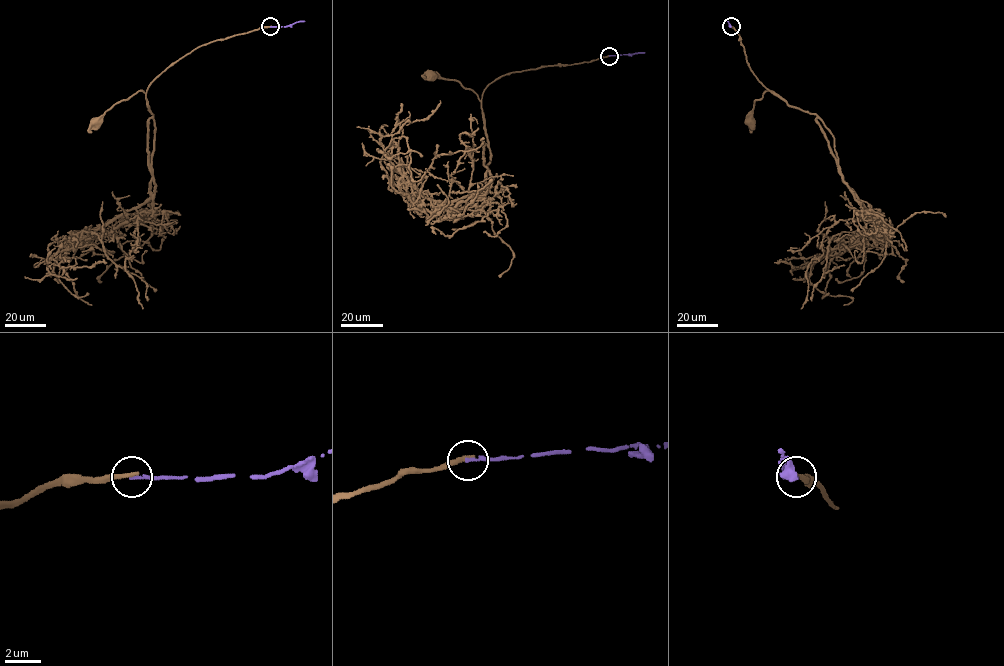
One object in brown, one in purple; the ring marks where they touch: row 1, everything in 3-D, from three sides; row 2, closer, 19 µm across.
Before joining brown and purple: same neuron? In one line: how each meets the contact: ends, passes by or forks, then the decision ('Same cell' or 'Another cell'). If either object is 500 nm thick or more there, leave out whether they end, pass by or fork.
At the ring brown ends. At the ring purple ends. Another cell

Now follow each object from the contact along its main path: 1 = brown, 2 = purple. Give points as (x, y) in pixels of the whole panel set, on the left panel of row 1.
1: (270, 26), (197, 47), (155, 78), (146, 94), (139, 91), (118, 101), (97, 122)
2: (270, 26), (286, 26), (305, 21)

